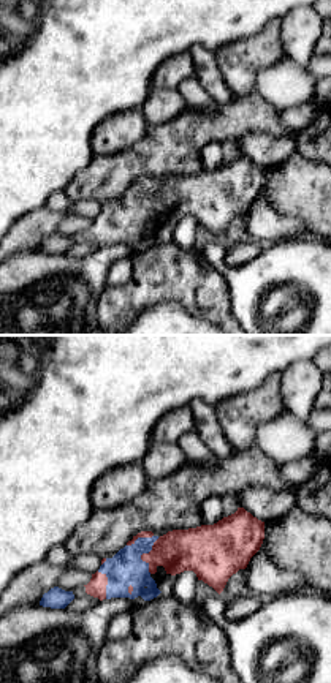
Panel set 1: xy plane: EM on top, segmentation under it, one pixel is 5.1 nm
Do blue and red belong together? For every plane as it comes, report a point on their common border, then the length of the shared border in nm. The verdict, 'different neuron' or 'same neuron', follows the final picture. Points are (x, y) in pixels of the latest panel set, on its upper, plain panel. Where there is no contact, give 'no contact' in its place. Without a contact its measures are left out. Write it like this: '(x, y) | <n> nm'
(143, 198) | 190 nm

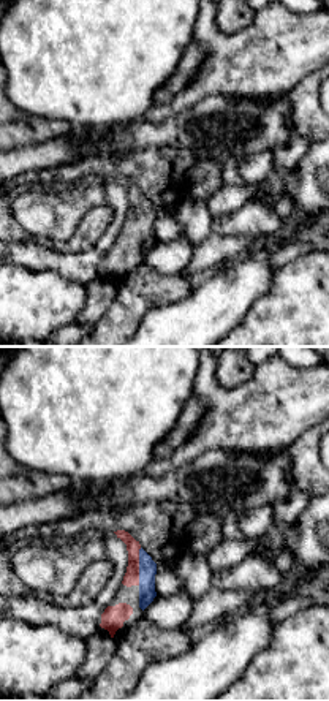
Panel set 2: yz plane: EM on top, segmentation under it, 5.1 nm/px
(139, 212) | 190 nm

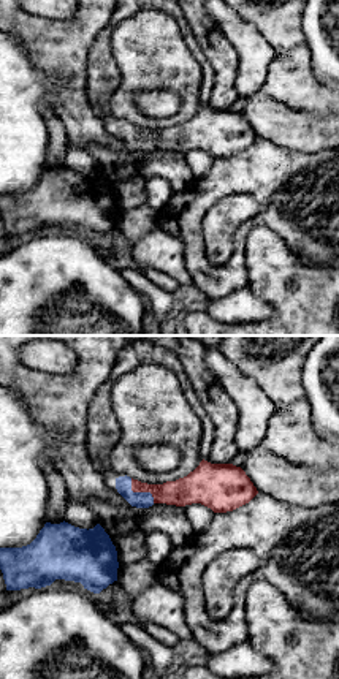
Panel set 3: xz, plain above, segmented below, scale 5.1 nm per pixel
(140, 138) | 180 nm

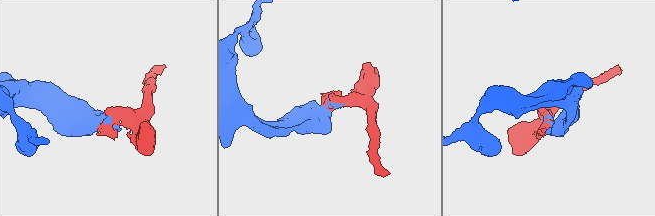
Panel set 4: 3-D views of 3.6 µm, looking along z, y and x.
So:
same neuron

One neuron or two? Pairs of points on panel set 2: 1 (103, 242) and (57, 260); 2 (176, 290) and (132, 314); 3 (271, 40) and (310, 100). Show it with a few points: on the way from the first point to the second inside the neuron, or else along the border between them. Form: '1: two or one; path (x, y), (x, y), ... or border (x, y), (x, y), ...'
1: one; path (94, 253), (87, 260), (68, 260)
2: one; path (165, 290), (155, 290), (143, 303)
3: two; border (312, 73), (288, 92)

